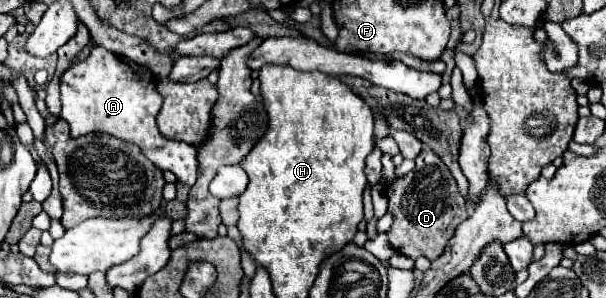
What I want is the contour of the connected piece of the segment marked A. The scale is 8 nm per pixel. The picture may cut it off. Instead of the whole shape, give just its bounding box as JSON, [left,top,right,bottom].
[60,47,198,186]

